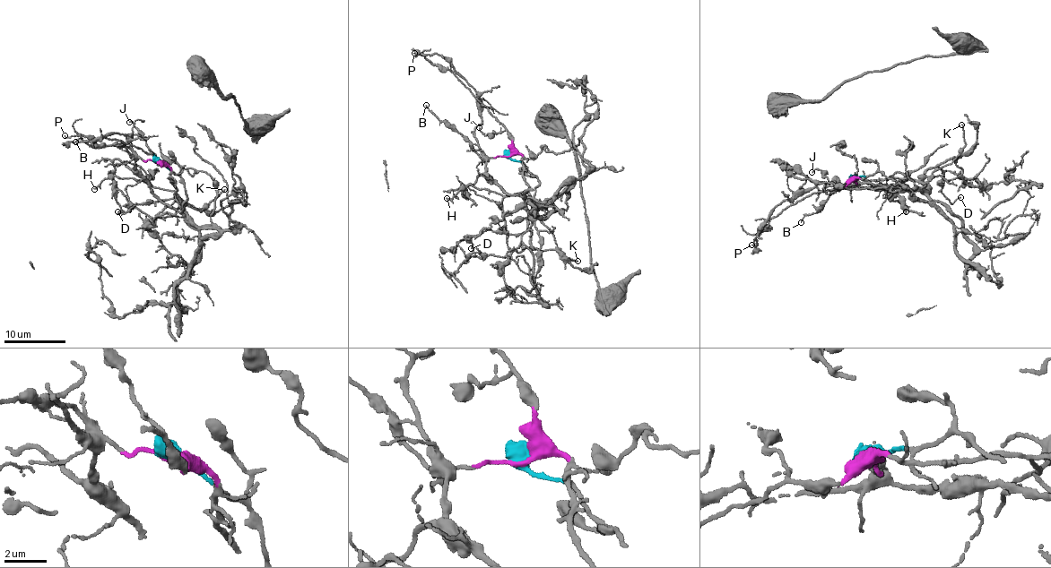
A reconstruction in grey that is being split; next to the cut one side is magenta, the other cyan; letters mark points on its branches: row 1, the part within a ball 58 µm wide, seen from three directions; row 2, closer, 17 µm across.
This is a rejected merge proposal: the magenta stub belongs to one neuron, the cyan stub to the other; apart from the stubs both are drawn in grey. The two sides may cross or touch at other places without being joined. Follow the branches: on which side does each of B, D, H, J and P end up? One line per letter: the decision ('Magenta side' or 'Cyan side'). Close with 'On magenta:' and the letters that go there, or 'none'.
B: Magenta side
D: Cyan side
H: Magenta side
J: Magenta side
P: Magenta side
On magenta: B, H, J, P

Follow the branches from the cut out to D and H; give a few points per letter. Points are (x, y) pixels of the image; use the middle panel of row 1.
D: (509, 155), (537, 178), (534, 209), (528, 215), (526, 230), (516, 234), (483, 231), (473, 236), (471, 248)
H: (509, 156), (522, 156), (524, 180), (528, 189), (505, 195), (467, 185), (446, 199)

